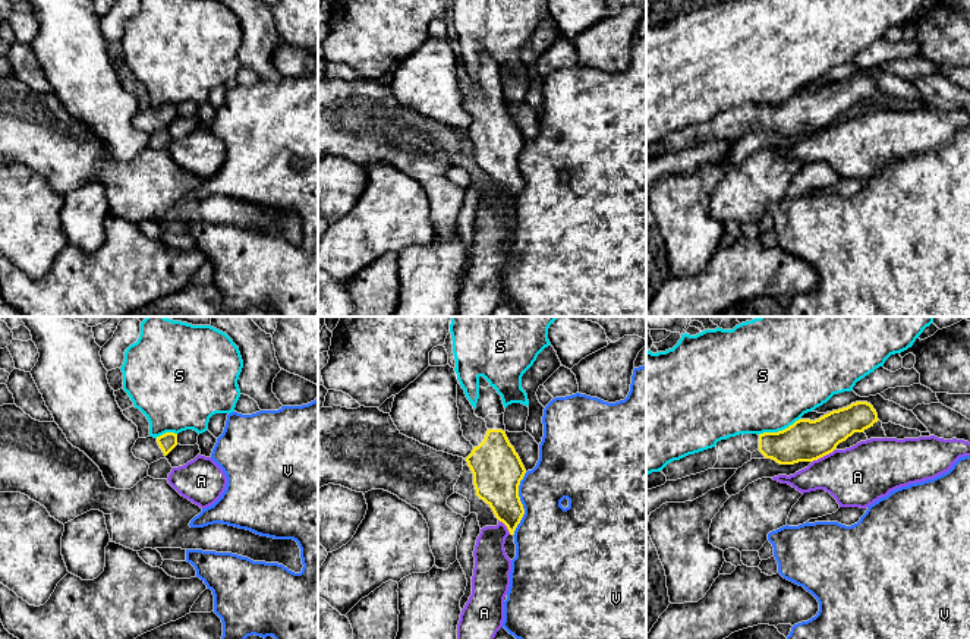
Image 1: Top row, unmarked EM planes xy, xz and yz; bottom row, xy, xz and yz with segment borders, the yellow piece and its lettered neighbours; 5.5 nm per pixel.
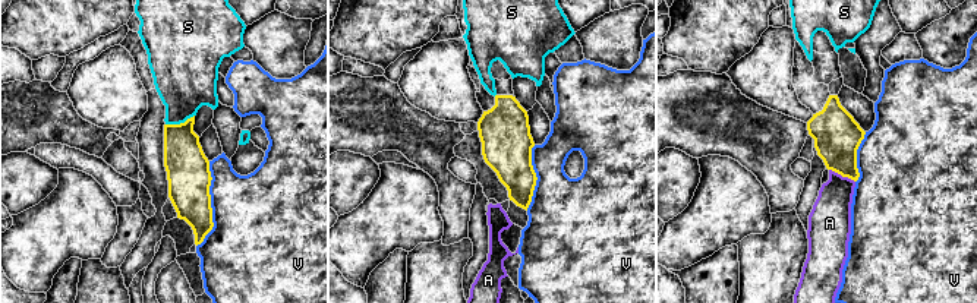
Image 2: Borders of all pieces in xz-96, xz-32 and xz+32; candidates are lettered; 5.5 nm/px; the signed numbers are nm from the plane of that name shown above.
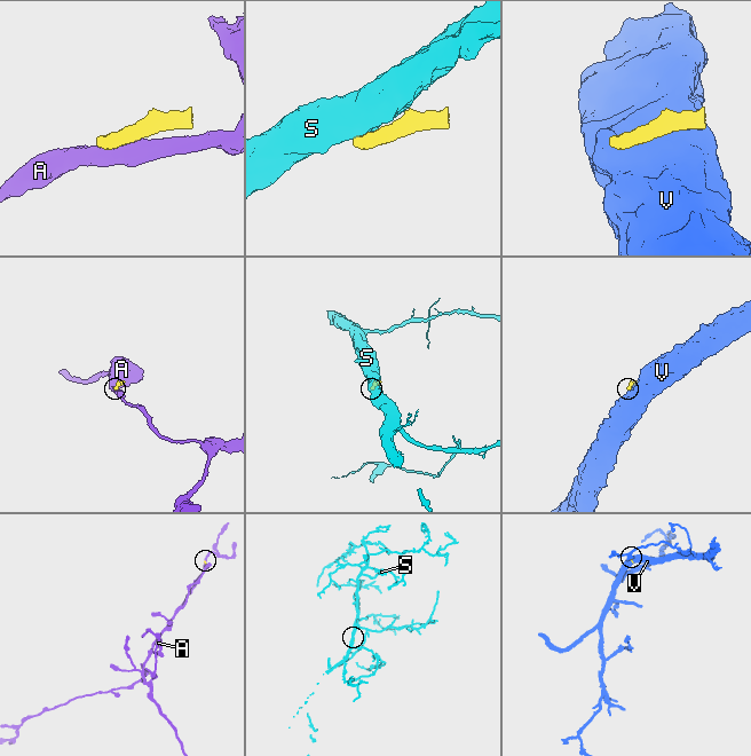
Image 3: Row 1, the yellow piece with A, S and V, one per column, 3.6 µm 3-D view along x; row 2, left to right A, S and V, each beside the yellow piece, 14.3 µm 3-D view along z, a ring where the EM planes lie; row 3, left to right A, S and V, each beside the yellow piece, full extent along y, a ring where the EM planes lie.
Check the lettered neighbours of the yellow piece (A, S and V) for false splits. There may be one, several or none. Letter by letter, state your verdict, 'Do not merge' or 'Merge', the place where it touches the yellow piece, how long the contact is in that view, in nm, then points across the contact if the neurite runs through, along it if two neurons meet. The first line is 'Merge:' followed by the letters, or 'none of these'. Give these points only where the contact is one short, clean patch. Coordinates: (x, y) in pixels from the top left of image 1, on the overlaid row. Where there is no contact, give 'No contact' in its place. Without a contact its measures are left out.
Merge: none of these
A: Do not merge. Touches yellow at yz (822, 456). Shared border 150 nm
S: Do not merge. Touches yellow at yz (778, 431). Shared border 240 nm. Boundary: yz (799, 418), (781, 430), (758, 434)
V: Do not merge. Touches yellow at xz (522, 504). Shared border 360 nm

